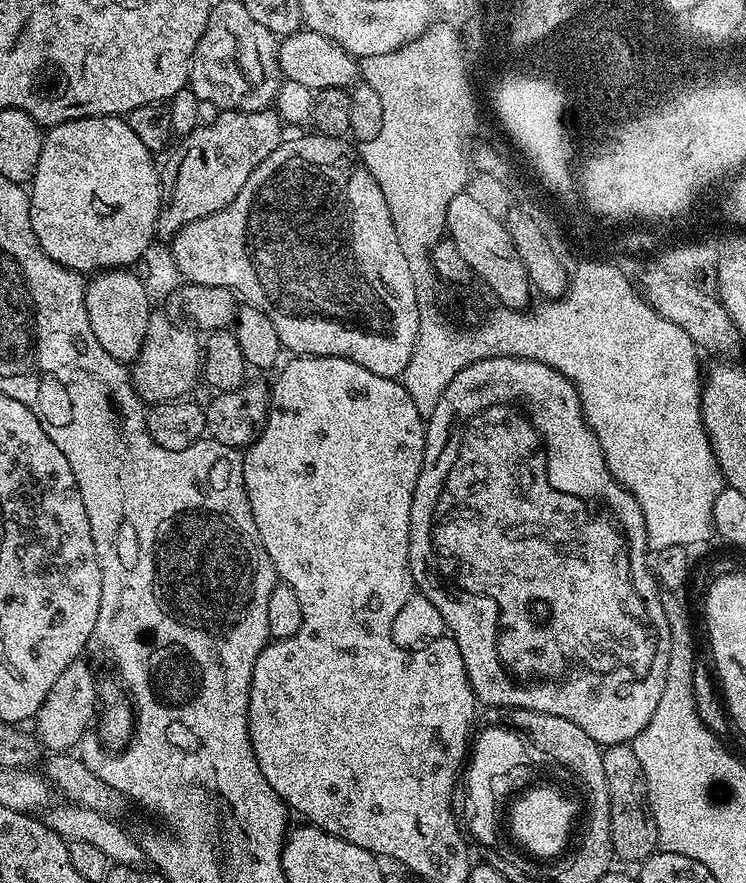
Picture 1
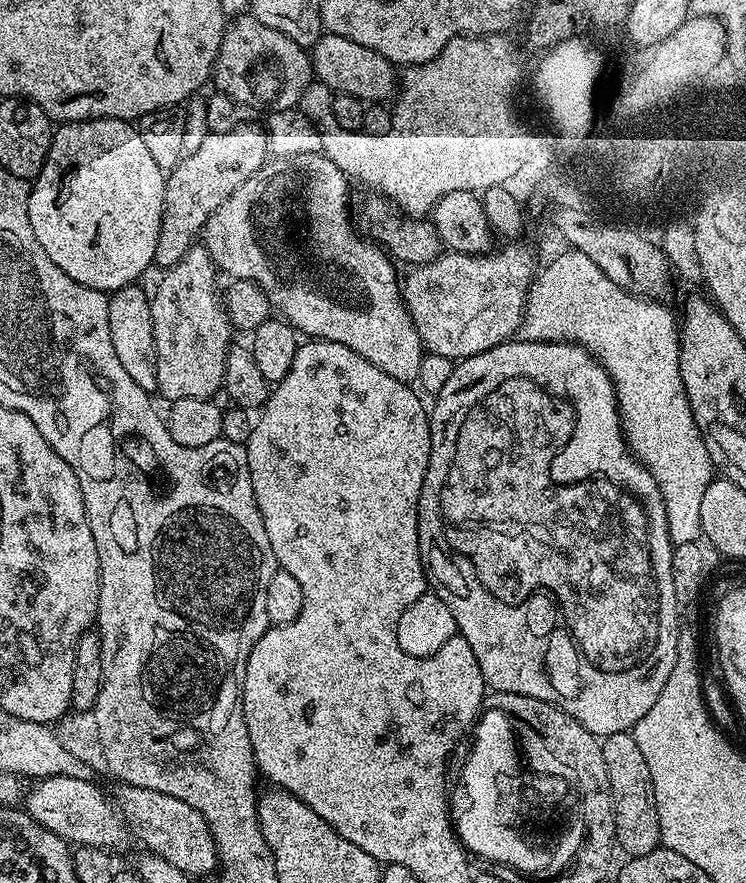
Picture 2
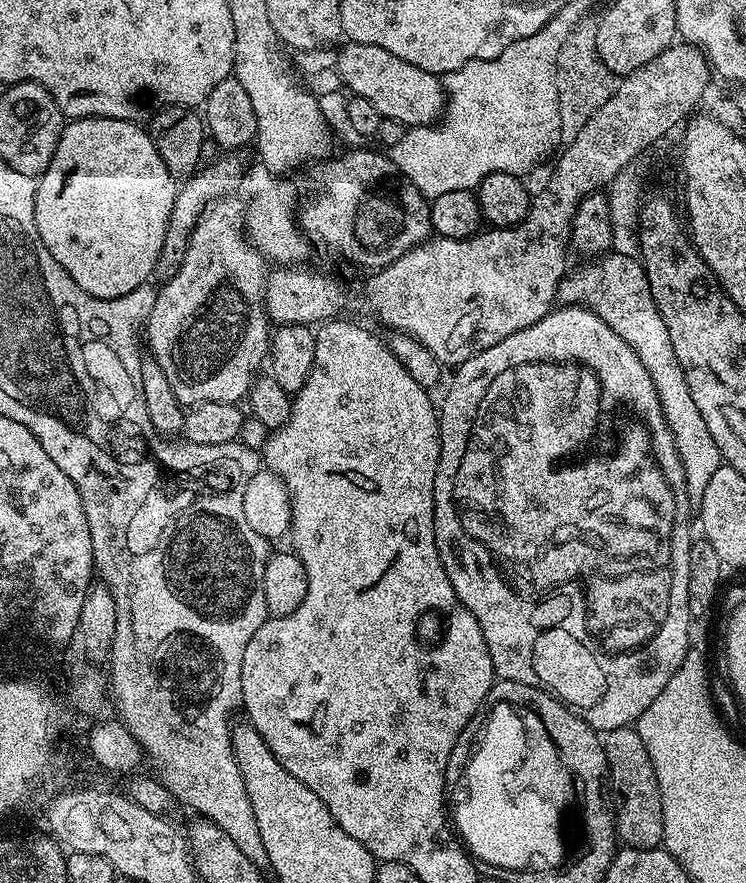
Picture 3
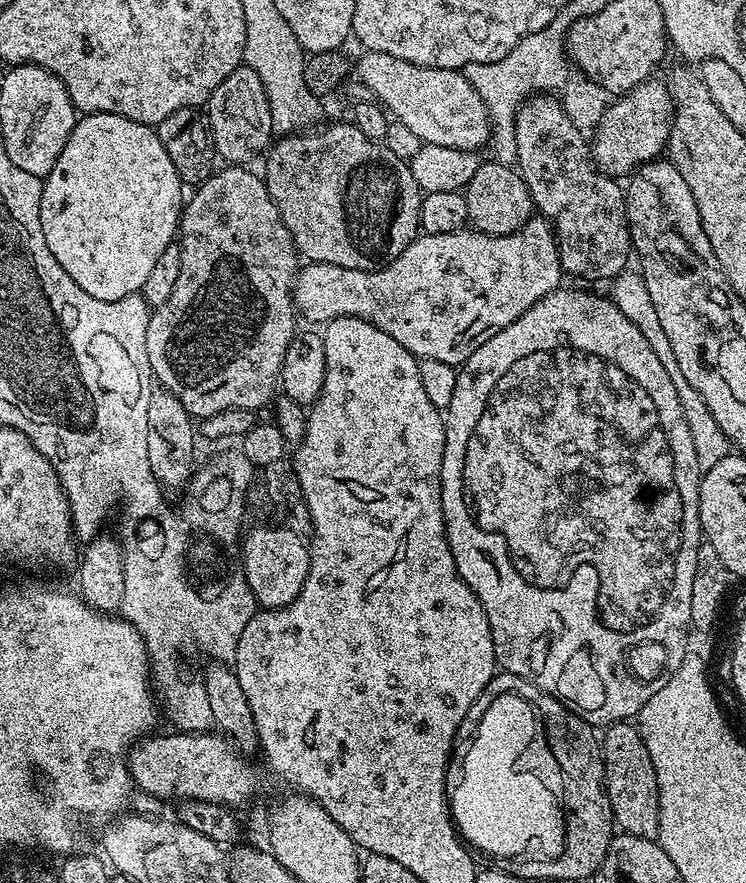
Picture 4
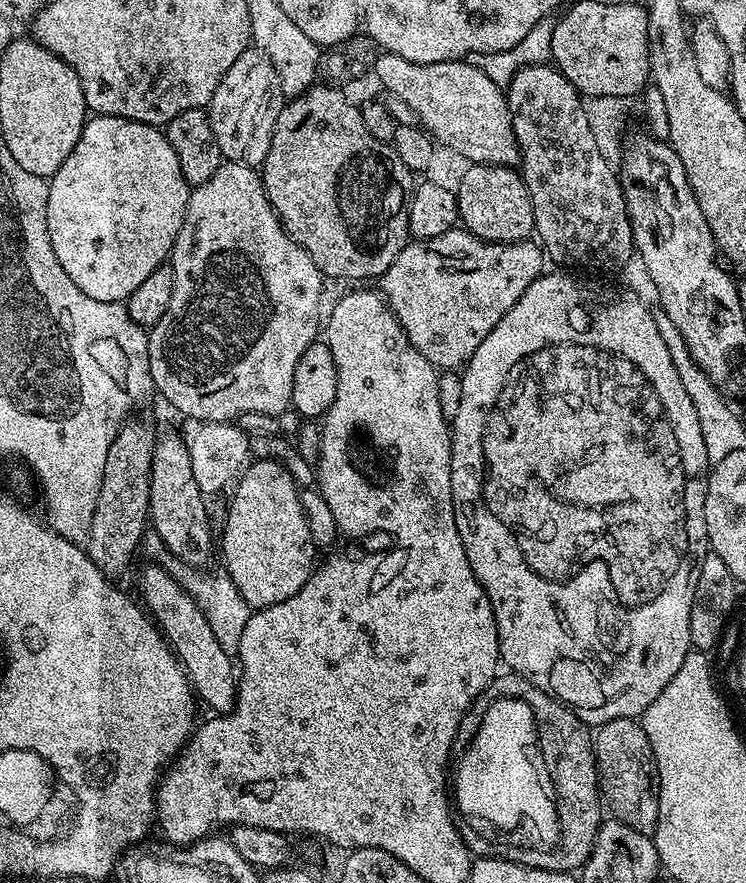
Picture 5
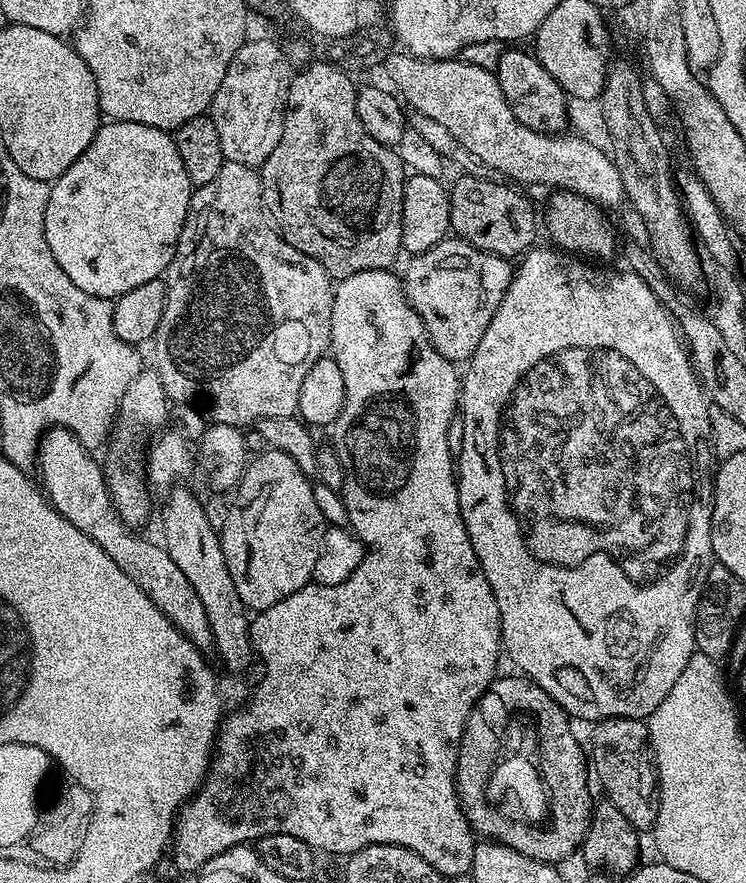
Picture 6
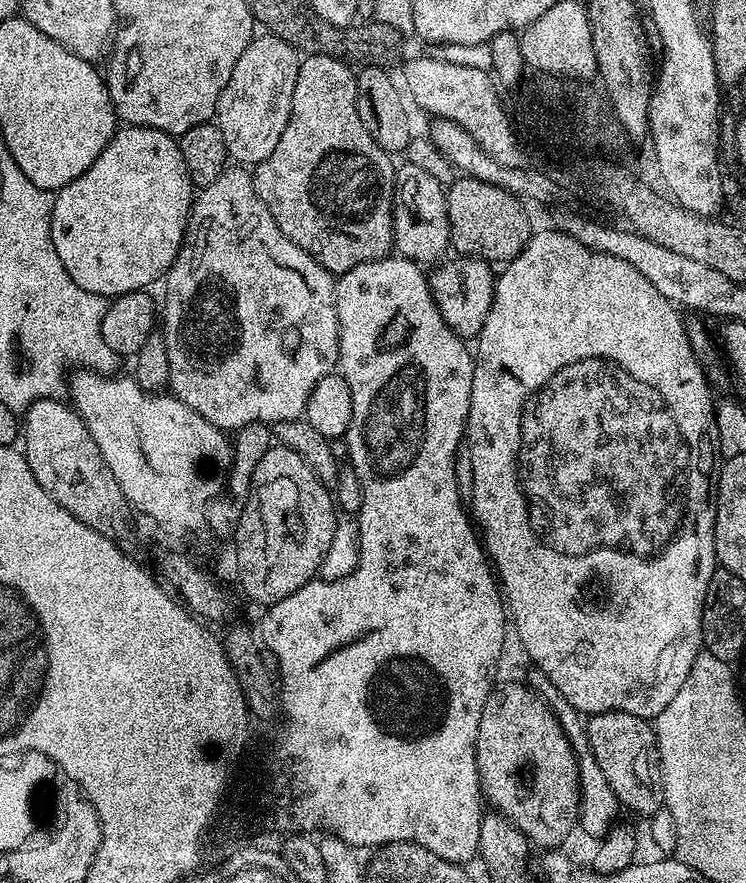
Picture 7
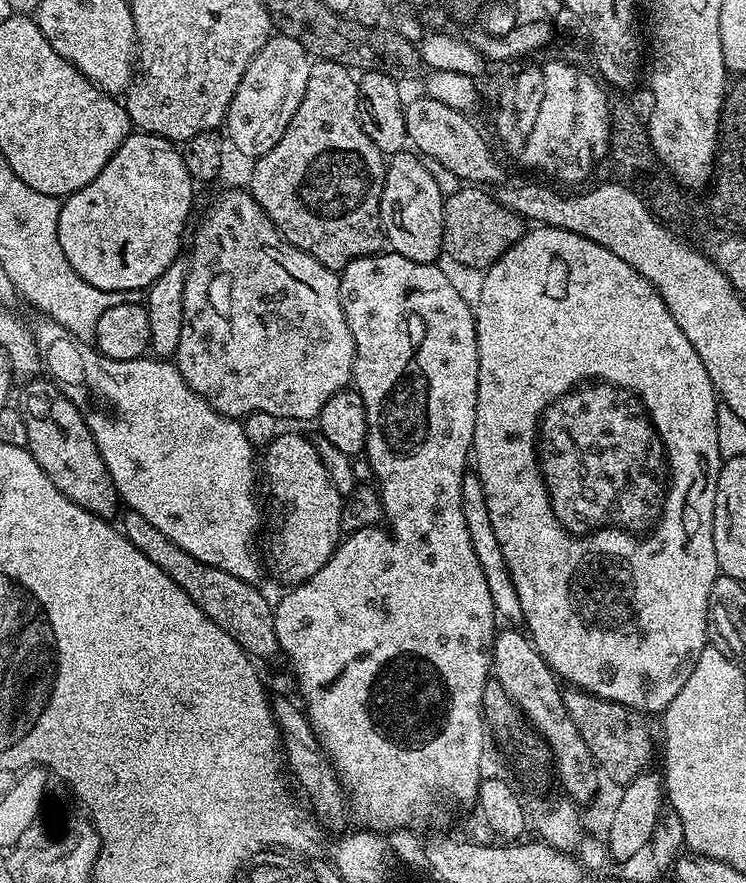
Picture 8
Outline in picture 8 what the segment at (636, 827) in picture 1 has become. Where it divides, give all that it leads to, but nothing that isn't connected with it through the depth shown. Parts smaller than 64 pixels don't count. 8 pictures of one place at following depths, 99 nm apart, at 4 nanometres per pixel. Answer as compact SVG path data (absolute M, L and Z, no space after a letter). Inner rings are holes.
M565 687L563 694L566 710L574 726L578 726L578 734L582 734L586 746L590 746L597 768L607 779L609 776L617 786L623 786L645 772L652 760L652 732L641 713L618 702L591 696L580 688Z

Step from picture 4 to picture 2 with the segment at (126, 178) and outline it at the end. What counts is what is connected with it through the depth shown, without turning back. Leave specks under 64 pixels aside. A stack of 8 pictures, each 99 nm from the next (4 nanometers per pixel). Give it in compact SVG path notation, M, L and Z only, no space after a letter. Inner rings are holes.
M73 120L64 122L53 131L50 150L46 154L46 162L35 180L31 181L28 193L28 213L30 214L30 226L34 226L34 238L46 254L50 254L50 262L58 266L74 282L78 282L87 288L93 288L105 294L117 292L119 288L130 288L137 283L136 280L149 267L153 267L156 259L156 247L158 246L158 234L162 226L162 210L164 209L164 186L166 173L160 169L158 162L154 162L150 155L150 149L142 142L138 130L126 120Z

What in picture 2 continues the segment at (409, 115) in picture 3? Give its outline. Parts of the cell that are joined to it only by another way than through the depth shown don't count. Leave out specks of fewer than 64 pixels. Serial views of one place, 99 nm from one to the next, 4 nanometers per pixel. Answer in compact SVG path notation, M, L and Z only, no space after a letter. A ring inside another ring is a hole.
M321 35L320 41L312 45L310 55L315 79L333 93L356 96L365 102L388 102L397 91L398 72L391 62L366 46L358 46L358 42L350 42L350 38Z

